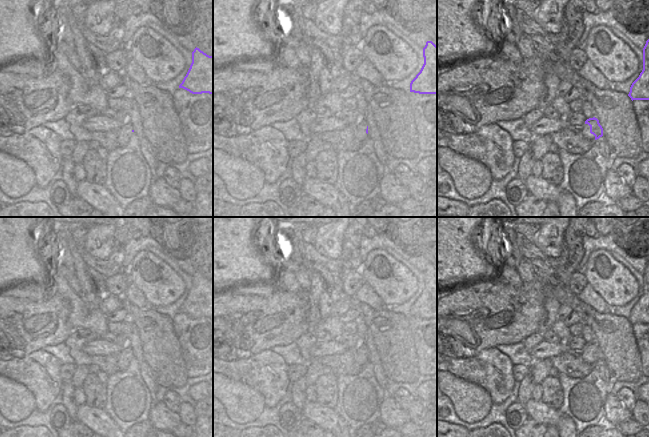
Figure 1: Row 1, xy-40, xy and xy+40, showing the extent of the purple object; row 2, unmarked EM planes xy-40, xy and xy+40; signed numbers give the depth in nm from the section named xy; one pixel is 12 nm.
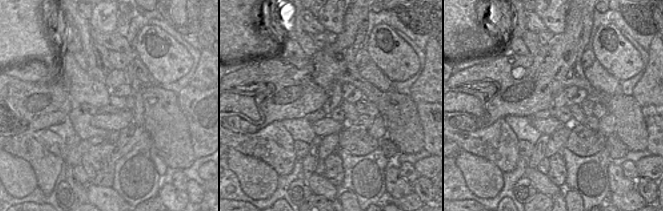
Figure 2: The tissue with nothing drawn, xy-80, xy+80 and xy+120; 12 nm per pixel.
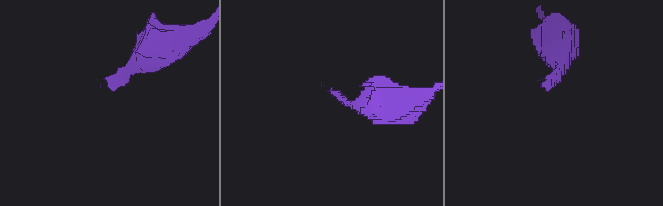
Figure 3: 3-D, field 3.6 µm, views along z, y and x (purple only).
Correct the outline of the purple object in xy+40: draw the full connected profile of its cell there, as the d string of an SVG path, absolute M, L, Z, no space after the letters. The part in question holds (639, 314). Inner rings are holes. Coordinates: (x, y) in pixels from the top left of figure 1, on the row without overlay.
M649 263L643 272L643 294L632 307L628 320L631 324L649 324Z

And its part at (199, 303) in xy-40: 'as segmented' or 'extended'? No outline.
as segmented

